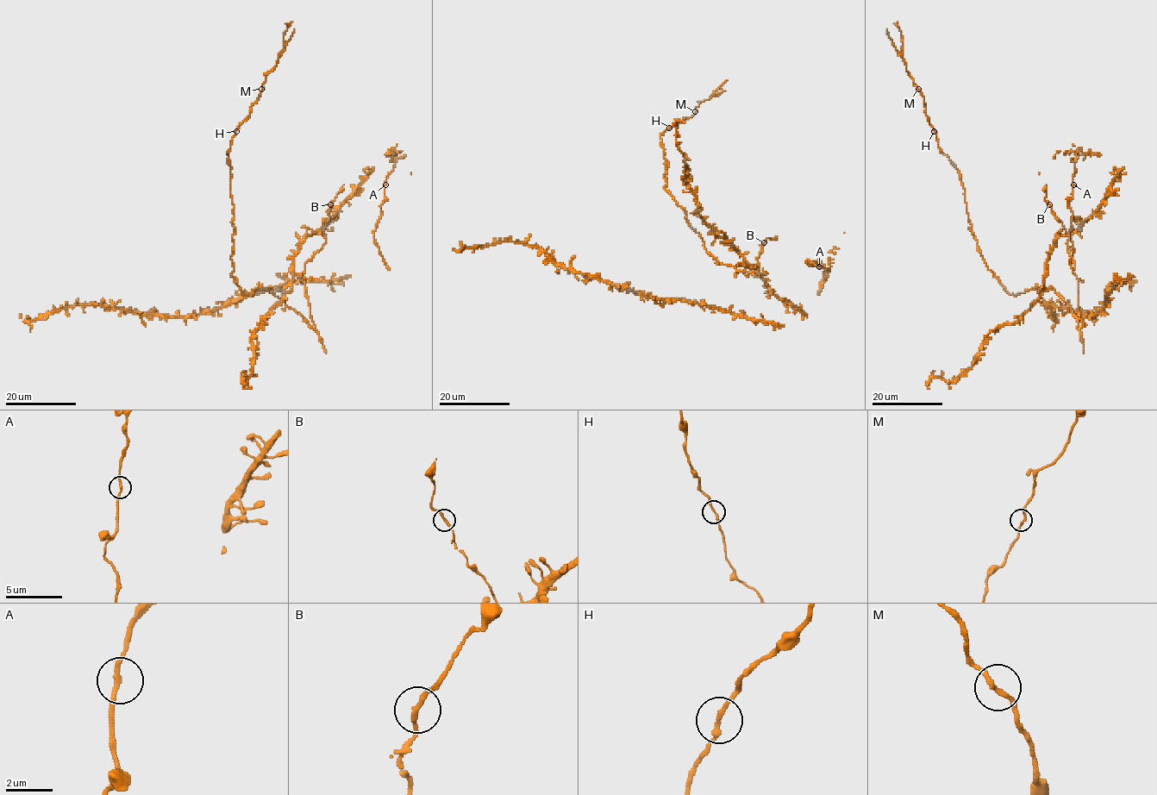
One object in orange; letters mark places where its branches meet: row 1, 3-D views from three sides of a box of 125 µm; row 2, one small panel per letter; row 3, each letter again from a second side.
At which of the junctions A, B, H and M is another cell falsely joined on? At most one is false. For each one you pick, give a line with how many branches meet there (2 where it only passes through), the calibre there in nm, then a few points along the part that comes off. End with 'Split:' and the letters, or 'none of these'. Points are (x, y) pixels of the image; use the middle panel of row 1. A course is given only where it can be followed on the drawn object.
Split: none of these

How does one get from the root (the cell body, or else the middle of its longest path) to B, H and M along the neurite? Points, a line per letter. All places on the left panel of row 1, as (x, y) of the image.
B: (297, 312), (314, 329), (303, 272), (305, 264), (325, 241), (323, 228), (329, 218), (331, 204)
H: (297, 312), (271, 287), (244, 294), (231, 273), (235, 228), (227, 153), (236, 131)
M: (297, 312), (271, 287), (244, 294), (231, 273), (235, 228), (227, 153), (261, 89)

